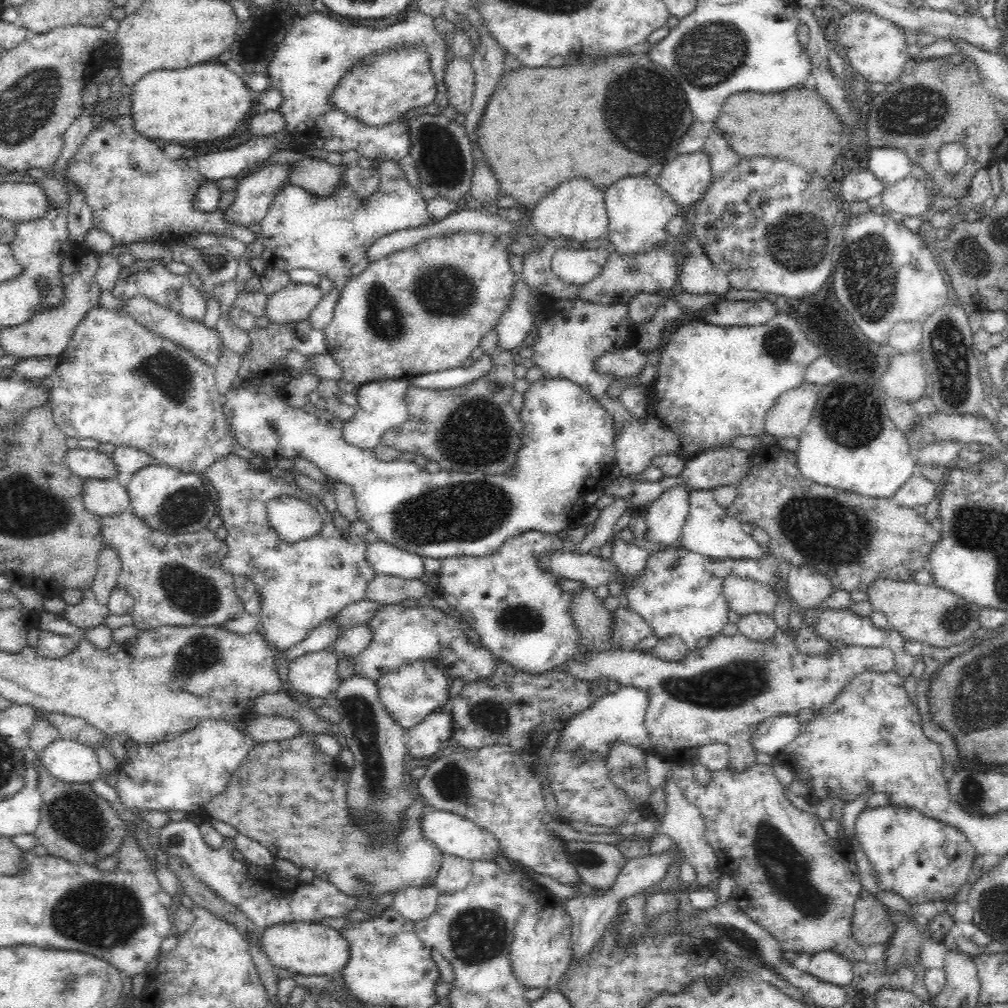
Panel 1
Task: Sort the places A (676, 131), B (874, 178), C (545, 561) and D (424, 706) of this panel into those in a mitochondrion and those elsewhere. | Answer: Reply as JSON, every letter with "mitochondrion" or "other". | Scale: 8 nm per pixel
{"A":"other","B":"other","C":"other","D":"other"}

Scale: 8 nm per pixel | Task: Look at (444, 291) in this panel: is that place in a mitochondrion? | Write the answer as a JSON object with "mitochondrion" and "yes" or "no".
{"mitochondrion":"yes"}

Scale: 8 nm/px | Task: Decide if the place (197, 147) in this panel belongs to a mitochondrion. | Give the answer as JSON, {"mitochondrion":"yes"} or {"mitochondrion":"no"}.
{"mitochondrion":"no"}

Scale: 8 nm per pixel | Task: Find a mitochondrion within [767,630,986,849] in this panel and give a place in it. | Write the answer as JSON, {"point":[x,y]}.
{"point":[968,790]}

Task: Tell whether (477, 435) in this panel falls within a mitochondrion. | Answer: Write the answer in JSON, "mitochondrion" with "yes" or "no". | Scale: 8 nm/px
{"mitochondrion":"yes"}

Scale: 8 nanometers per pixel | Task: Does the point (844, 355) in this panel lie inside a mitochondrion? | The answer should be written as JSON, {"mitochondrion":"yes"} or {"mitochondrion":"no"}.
{"mitochondrion":"no"}

